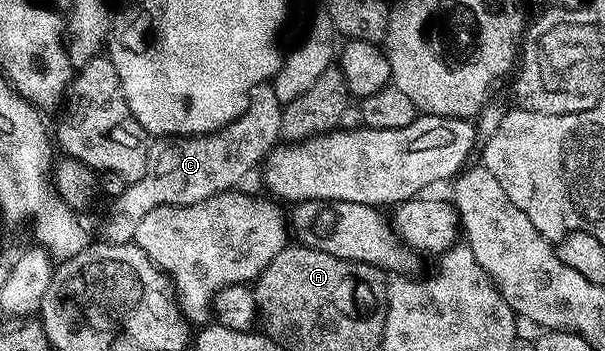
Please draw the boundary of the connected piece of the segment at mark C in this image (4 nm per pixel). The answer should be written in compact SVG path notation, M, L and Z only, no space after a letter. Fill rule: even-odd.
M266 82L253 89L249 98L249 109L238 120L232 120L226 128L220 128L218 132L206 132L200 136L166 136L150 139L147 170L143 170L143 178L139 178L134 184L126 184L123 194L112 197L110 204L113 205L109 208L109 221L105 224L104 239L111 244L128 244L133 240L133 232L137 229L137 223L143 218L143 214L155 210L160 204L194 204L220 192L236 189L240 185L237 183L278 147L282 139L282 107L272 83Z

